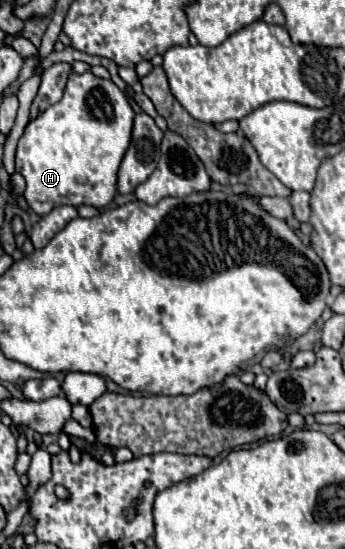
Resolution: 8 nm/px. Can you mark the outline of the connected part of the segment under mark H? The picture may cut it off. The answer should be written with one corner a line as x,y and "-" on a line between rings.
92,72
68,76
64,96
32,120
16,150
16,172
26,178
28,206
46,216
56,206
88,204
104,208
116,194
116,174
130,146
136,112
124,92

